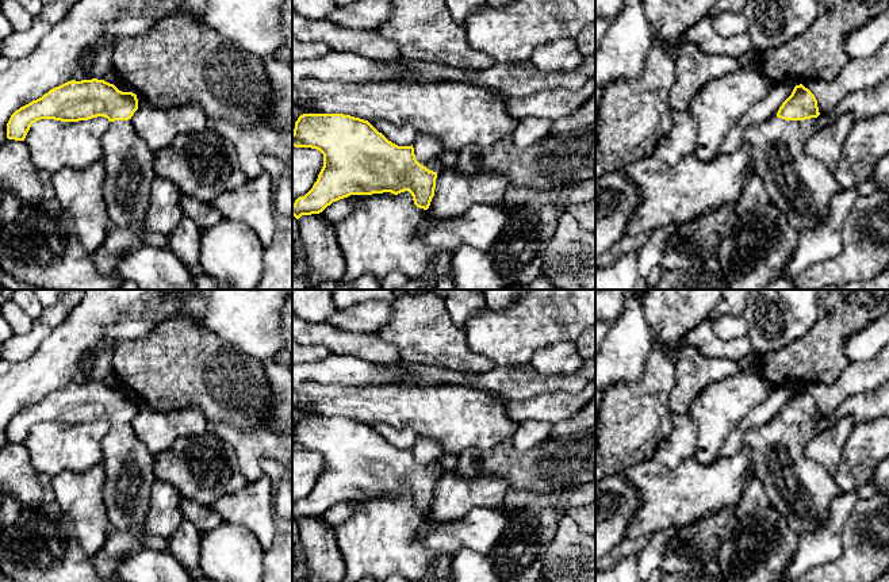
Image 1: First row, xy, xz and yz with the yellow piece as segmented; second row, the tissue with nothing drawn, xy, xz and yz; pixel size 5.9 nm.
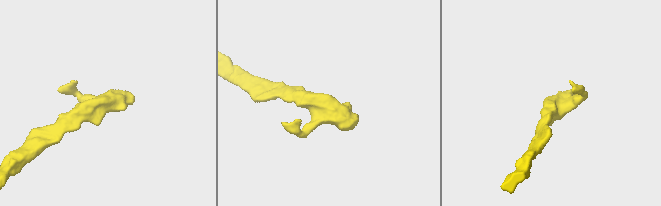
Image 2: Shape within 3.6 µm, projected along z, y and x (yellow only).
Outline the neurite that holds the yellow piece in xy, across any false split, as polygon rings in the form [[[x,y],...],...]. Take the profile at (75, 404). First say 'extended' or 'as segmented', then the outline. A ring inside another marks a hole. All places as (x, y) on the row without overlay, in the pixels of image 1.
extended; [[[72,383],[16,413],[7,426],[7,441],[24,444],[31,428],[41,422],[78,425],[97,420],[107,421],[110,430],[101,441],[104,453],[101,463],[104,467],[103,499],[111,528],[129,529],[145,522],[150,506],[150,490],[156,482],[153,471],[156,456],[141,443],[131,425],[137,413],[138,402],[133,395],[122,395],[104,383]]]

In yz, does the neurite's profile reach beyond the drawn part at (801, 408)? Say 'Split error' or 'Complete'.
Split error

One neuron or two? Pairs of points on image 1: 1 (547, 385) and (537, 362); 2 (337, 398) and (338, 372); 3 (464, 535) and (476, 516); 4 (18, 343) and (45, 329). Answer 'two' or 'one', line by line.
1: two
2: two
3: one
4: one

